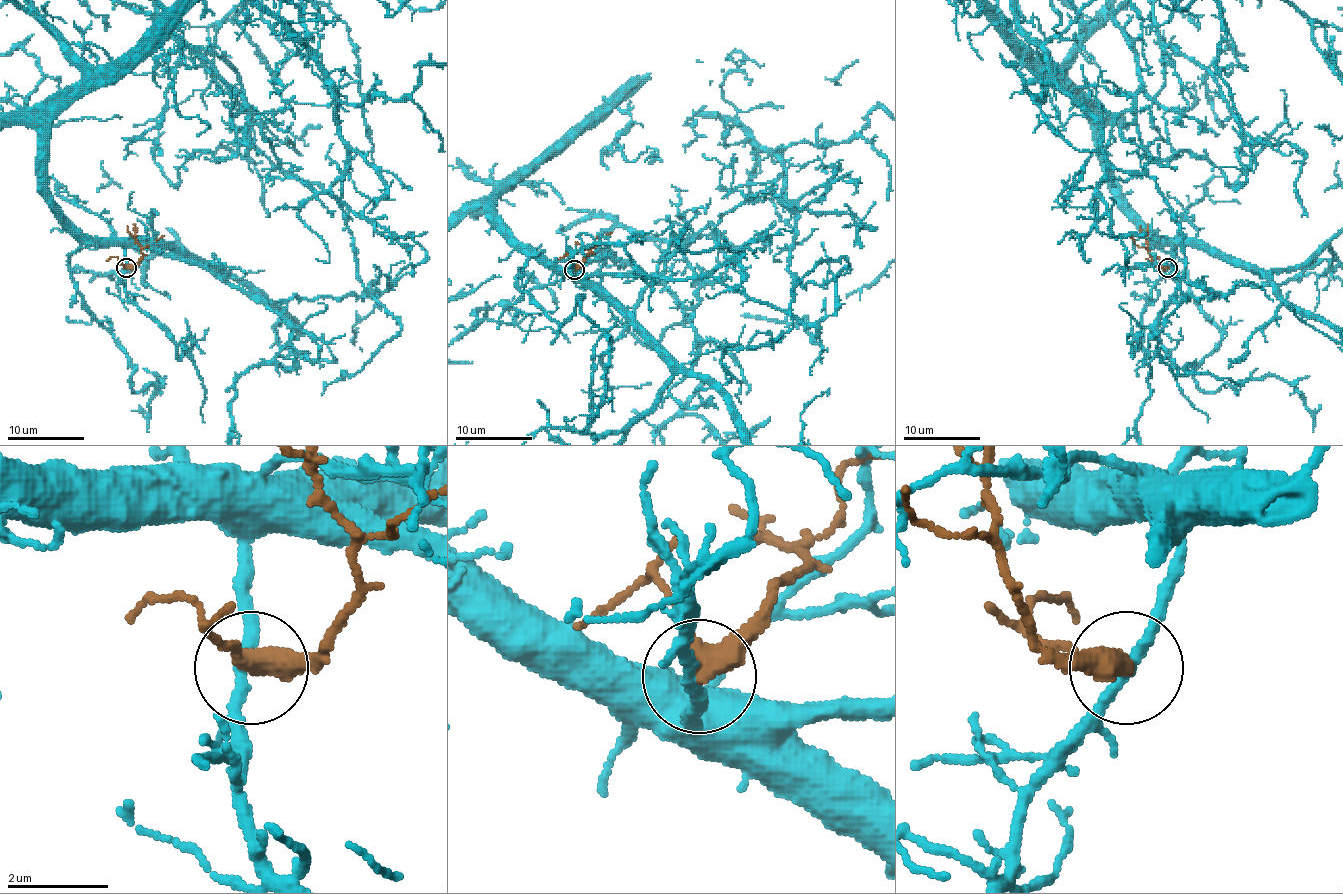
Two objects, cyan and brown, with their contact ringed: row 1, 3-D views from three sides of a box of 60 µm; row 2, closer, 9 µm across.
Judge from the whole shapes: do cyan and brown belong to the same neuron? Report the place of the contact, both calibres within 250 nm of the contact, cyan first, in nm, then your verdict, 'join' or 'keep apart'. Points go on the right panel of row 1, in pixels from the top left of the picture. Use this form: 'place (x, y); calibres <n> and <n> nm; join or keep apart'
place (1167, 268); calibres 240 and 380 nm; keep apart

